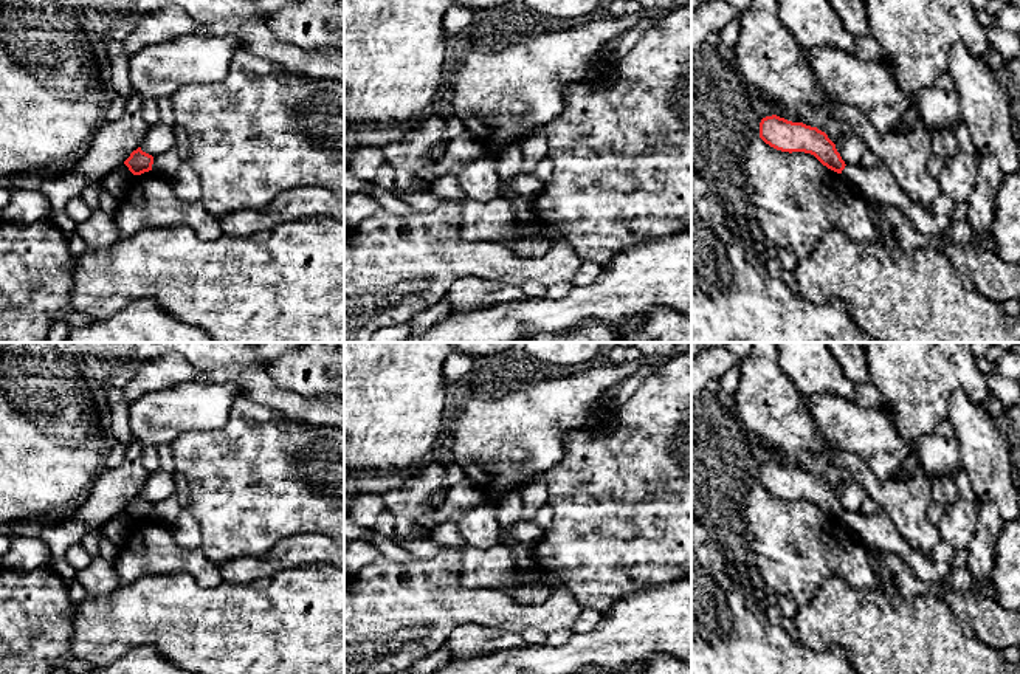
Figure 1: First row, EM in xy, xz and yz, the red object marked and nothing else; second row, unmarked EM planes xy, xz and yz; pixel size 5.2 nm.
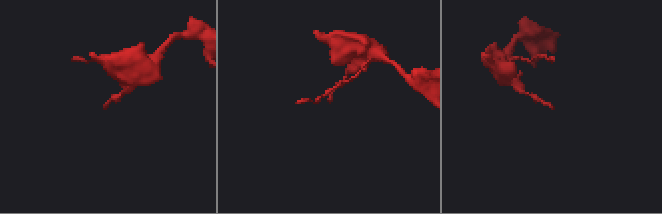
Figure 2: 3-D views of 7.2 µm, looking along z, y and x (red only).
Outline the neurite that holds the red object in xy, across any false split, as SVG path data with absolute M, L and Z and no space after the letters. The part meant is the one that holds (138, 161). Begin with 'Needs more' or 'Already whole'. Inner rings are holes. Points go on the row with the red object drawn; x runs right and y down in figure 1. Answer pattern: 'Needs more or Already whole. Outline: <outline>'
Already whole. Outline: M138 147L130 153L130 156L124 161L124 164L133 175L141 175L144 172L152 170L153 156L143 152L141 147Z

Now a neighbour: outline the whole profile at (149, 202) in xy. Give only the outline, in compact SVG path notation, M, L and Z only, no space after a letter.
M153 170L133 175L115 214L119 237L132 237L141 229L191 228L203 240L222 234L220 220L214 218L200 201L177 198L172 180Z

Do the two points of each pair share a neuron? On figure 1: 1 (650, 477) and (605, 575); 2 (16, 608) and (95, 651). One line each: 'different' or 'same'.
1: same
2: different

